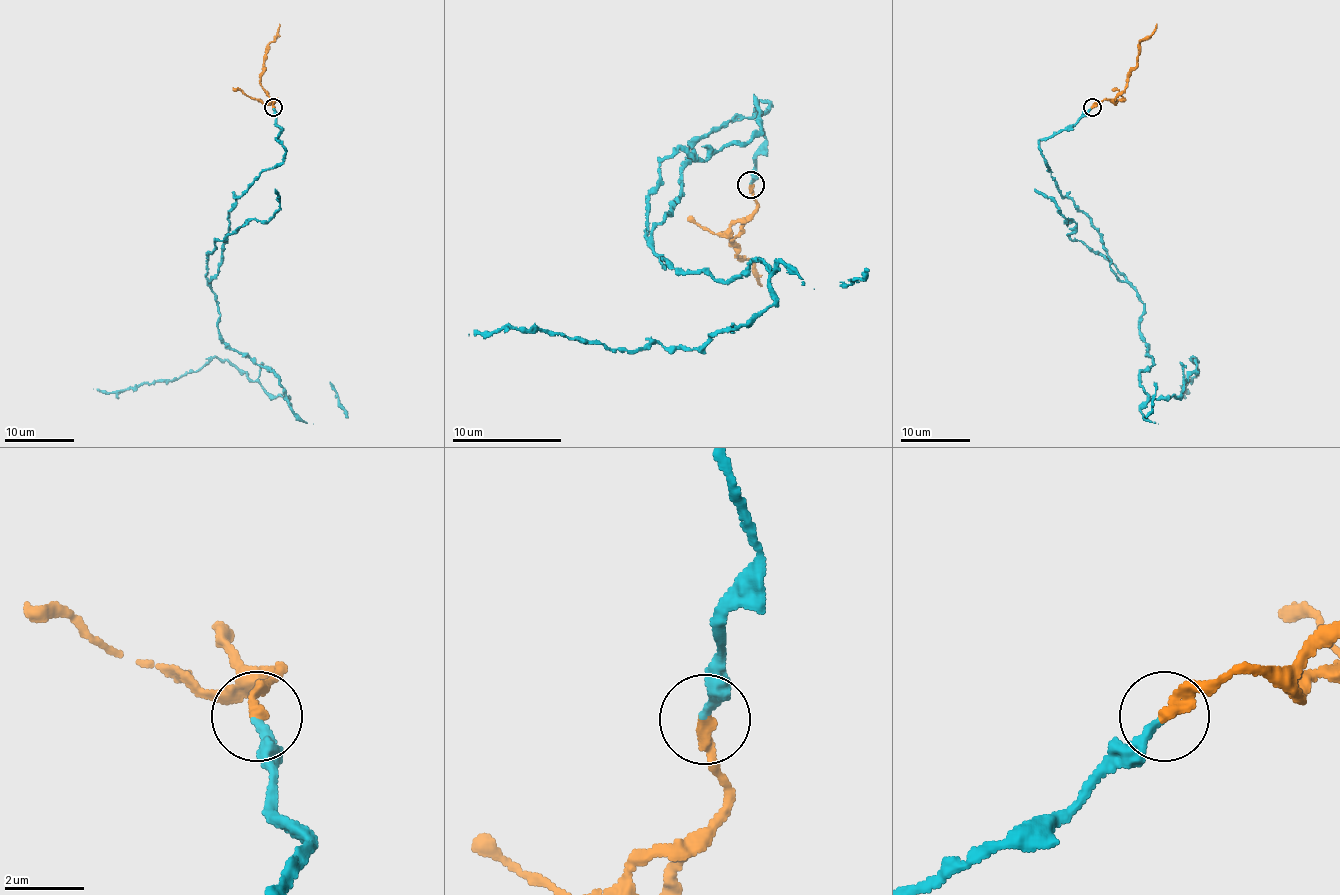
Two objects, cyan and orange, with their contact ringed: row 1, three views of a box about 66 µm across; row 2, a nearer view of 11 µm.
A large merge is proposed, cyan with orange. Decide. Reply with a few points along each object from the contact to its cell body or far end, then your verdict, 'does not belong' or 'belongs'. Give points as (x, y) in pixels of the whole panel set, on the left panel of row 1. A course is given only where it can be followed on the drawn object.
course cyan (272, 108), (285, 155), (236, 199), (210, 284), (218, 335), (288, 399), (217, 358), (93, 389); course orange (272, 108), (276, 99), (260, 83), (260, 73), (265, 47), (274, 40), (279, 24); belongs

